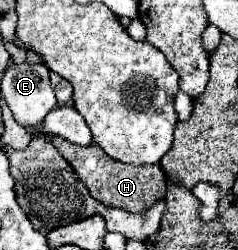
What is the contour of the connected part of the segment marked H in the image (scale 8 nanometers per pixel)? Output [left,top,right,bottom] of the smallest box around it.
[54,136,166,214]

